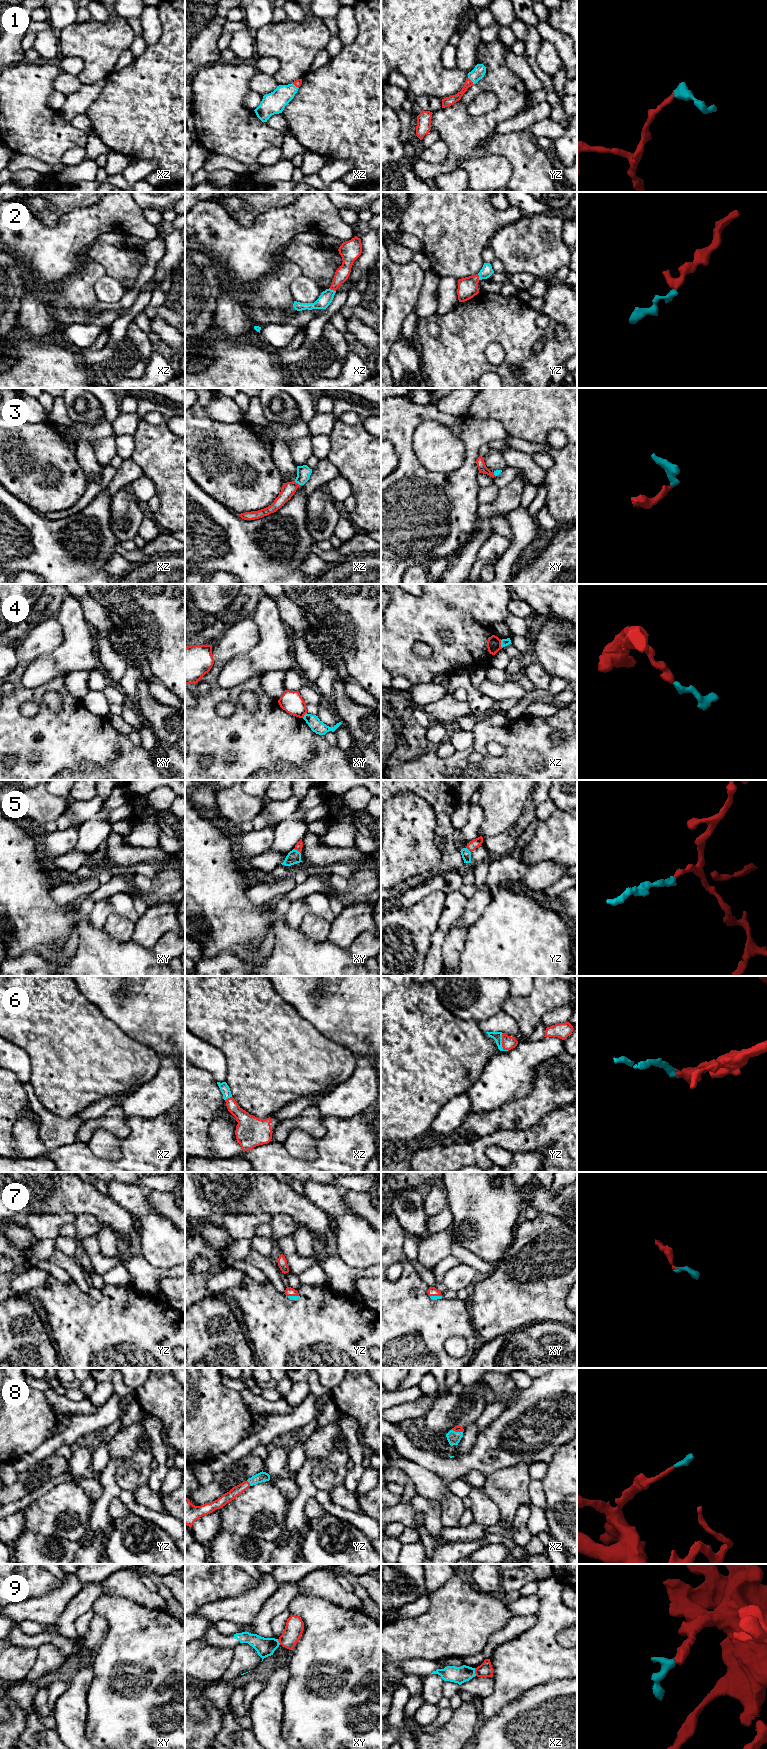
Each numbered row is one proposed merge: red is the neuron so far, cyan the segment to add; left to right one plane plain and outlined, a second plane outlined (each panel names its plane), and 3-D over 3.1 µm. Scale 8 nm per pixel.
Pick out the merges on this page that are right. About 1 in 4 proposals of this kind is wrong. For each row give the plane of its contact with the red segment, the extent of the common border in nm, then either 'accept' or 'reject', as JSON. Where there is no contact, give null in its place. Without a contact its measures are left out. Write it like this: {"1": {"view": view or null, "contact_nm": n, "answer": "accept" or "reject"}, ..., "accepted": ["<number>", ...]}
{"1": {"view": "yz", "contact_nm": 80, "answer": "accept"}, "2": {"view": "xz", "contact_nm": 60, "answer": "accept"}, "3": {"view": "xz", "contact_nm": 80, "answer": "accept"}, "4": {"view": "xz", "contact_nm": 70, "answer": "reject"}, "5": {"view": "xy", "contact_nm": 70, "answer": "accept"}, "6": {"view": "yz", "contact_nm": 150, "answer": "accept"}, "7": {"view": "yz", "contact_nm": 90, "answer": "accept"}, "8": {"view": "xz", "contact_nm": 100, "answer": "accept"}, "9": {"view": "xz", "contact_nm": 70, "answer": "reject"}, "accepted": ["1", "2", "3", "5", "6", "7", "8"]}

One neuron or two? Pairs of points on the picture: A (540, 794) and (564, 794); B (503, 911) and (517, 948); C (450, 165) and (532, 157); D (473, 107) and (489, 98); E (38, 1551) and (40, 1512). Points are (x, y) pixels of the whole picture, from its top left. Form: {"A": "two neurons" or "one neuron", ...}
{"A": "two neurons", "B": "one neuron", "C": "one neuron", "D": "one neuron", "E": "two neurons"}

